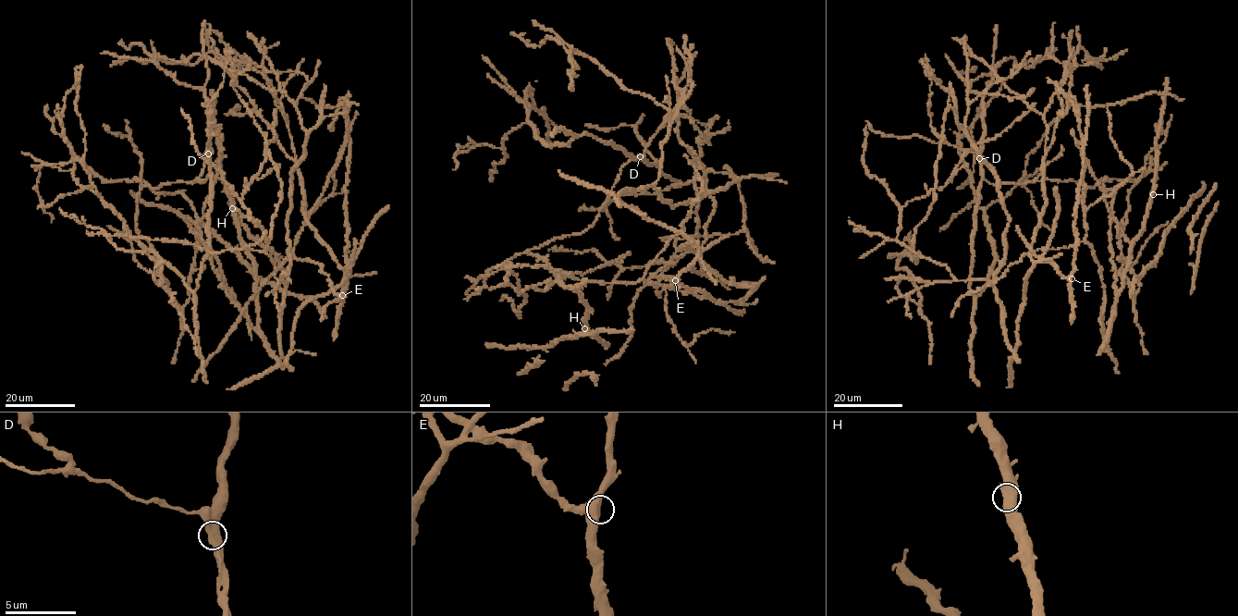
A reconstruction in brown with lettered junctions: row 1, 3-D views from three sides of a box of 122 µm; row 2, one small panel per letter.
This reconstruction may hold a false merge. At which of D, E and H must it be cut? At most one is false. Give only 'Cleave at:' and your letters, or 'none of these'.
Cleave at: none of these

